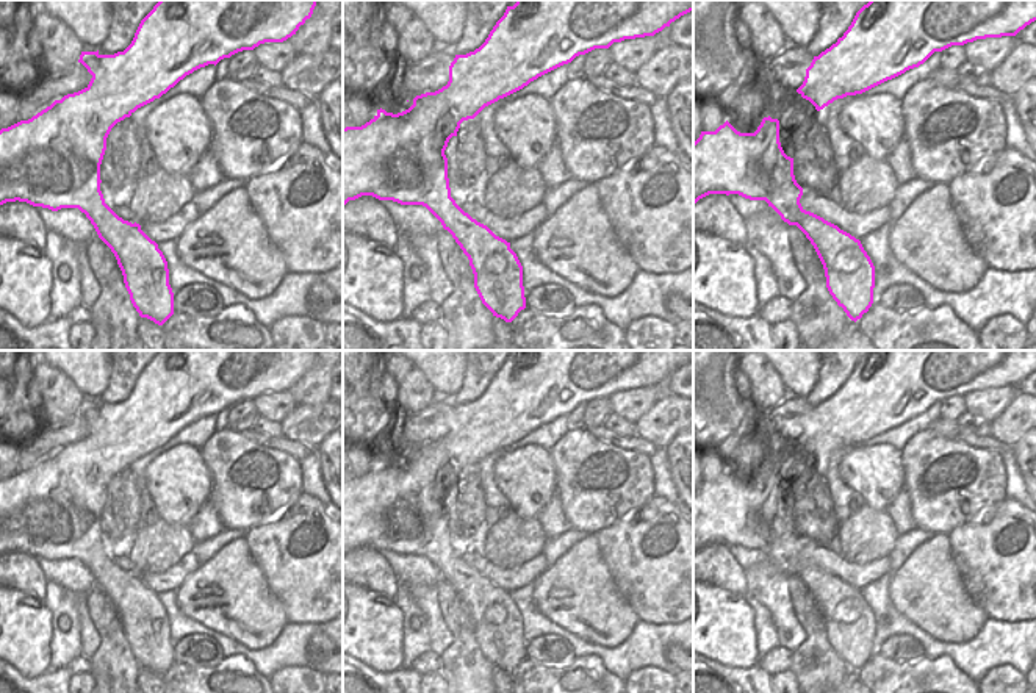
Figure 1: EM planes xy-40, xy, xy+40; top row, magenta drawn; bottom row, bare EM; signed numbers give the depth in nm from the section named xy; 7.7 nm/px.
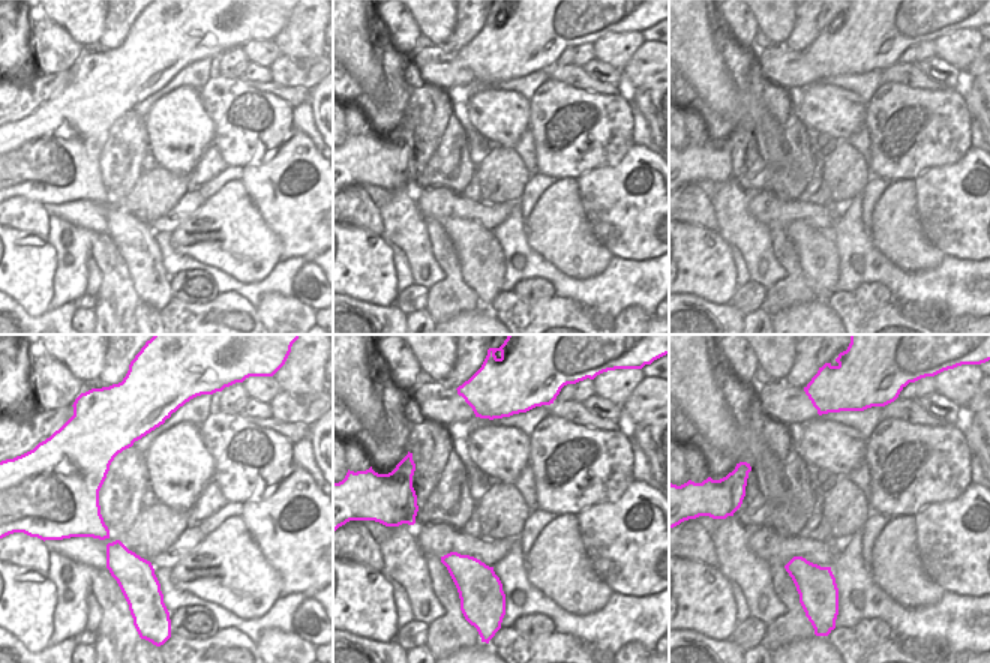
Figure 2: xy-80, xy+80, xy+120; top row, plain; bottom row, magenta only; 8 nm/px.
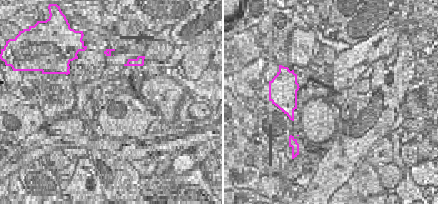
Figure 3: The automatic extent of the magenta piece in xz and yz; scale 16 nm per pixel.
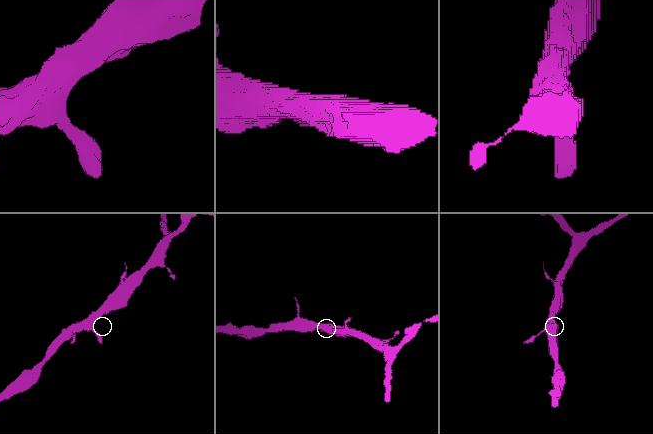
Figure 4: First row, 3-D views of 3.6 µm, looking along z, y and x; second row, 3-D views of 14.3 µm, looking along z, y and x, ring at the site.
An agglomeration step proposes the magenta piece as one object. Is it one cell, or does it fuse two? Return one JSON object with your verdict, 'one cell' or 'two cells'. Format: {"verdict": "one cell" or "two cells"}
{"verdict": "one cell"}

